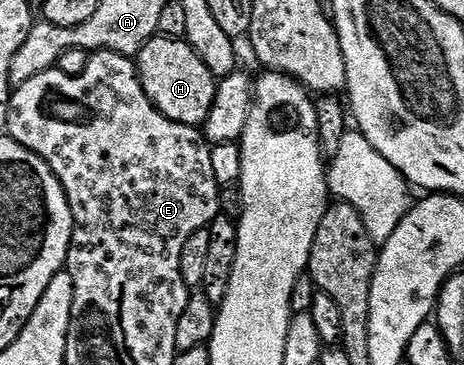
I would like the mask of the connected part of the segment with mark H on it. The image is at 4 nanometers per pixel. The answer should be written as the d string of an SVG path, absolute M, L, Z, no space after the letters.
M160 35L153 37L137 54L135 64L143 91L164 117L176 125L204 126L211 103L215 103L218 78L207 71L207 65L188 41Z

